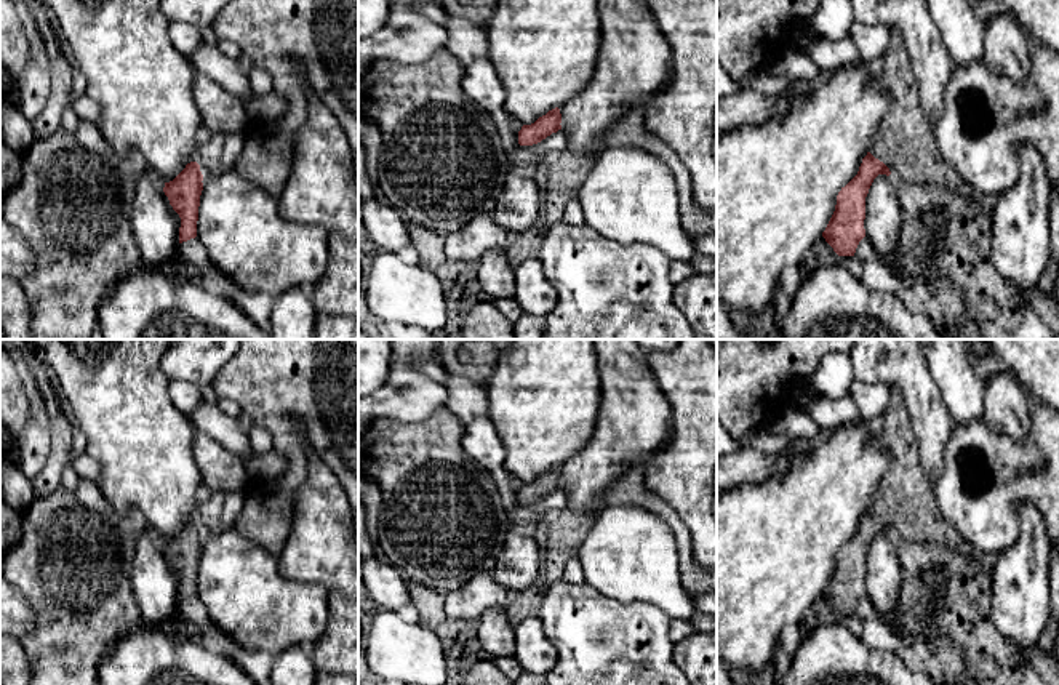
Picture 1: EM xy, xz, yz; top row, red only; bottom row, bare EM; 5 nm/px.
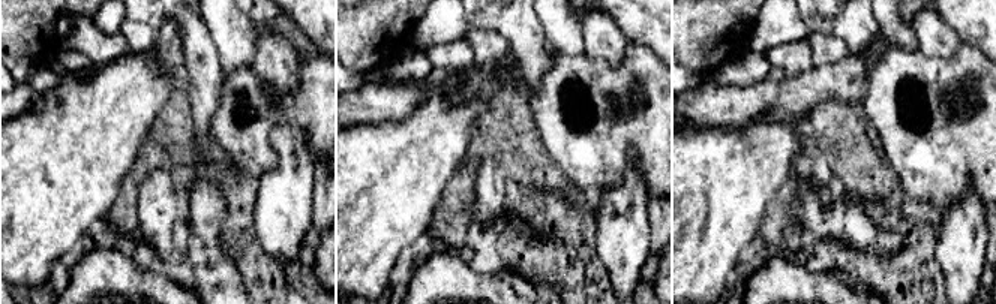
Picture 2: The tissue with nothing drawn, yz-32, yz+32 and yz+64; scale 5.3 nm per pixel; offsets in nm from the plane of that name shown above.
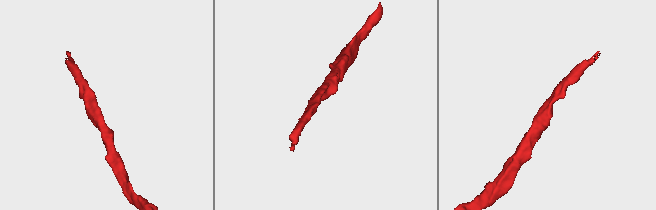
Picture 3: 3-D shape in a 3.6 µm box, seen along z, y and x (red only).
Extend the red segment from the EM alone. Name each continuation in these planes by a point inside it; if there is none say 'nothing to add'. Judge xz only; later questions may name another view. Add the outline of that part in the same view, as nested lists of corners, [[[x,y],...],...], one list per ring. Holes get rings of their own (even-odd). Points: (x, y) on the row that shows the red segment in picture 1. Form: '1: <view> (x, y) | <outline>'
nothing to add

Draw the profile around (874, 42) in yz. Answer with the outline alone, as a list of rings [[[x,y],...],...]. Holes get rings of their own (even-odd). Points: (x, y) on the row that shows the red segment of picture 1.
[[[854,22],[849,38],[857,46],[862,61],[877,67],[883,62],[891,48],[889,30],[883,26],[867,26]]]

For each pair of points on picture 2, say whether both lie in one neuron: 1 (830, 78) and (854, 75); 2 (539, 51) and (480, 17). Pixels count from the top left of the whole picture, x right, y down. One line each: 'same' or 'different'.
1: same
2: same

